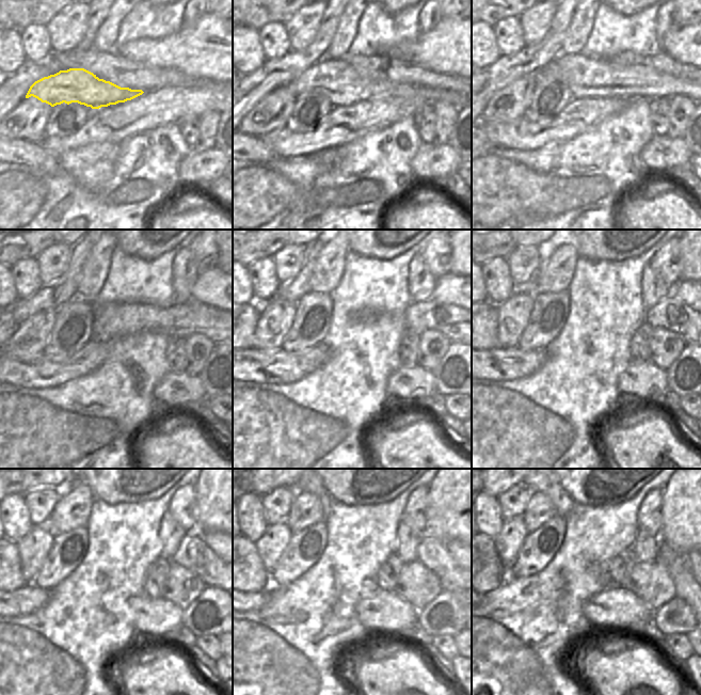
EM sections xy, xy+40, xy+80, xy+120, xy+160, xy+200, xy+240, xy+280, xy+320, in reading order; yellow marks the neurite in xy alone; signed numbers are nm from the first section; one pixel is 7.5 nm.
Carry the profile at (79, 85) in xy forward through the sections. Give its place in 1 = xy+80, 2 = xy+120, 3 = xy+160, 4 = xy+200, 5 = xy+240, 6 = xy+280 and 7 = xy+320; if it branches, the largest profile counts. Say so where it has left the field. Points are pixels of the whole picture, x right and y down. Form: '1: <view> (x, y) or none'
1: xy+80 (586, 77)
2: xy+120 (111, 320)
3: xy+160 (449, 320)
4: xy+200 (670, 313)
5: xy+240 (193, 553)
6: xy+280 (432, 552)
7: xy+320 (664, 549)

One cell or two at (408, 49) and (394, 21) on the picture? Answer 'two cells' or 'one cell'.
two cells

